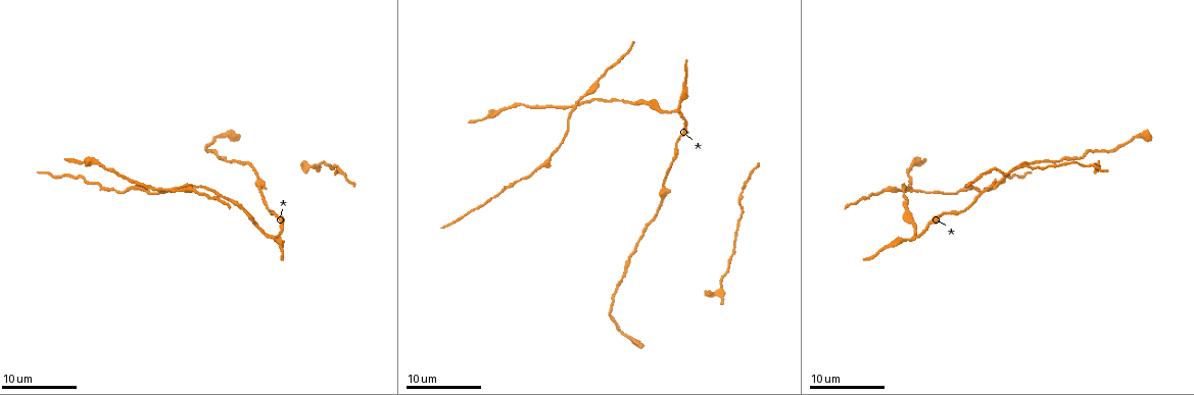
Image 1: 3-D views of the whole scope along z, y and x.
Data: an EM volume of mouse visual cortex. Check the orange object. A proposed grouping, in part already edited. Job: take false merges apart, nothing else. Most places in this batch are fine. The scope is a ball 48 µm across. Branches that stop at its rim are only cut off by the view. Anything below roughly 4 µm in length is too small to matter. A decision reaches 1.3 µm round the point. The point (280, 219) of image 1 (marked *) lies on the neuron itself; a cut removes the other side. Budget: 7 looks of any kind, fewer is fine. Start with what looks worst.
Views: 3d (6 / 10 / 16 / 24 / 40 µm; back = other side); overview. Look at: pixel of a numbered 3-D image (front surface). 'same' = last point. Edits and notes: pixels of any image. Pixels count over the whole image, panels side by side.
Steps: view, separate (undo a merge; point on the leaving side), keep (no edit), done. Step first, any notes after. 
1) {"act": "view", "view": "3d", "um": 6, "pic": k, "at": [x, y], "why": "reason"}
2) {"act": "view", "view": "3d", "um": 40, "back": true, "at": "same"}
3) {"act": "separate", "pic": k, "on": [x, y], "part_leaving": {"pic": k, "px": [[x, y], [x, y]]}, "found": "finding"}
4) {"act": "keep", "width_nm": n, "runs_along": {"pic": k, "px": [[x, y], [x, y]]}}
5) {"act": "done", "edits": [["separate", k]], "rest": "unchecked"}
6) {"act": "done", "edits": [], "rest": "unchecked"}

{"act": "view", "view": "3d", "um": 10, "pic": 1, "at": [174, 190], "why": "branch point"}

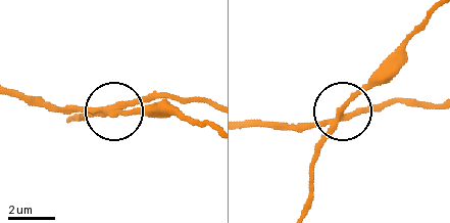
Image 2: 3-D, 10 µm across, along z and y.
{"act": "separate", "pic": 2, "on": [318, 149], "arms": 3, "part_leaving": {"pic": 2, "px": [[338, 123], [321, 144], [310, 204]]}, "found": "a second neuron is stuck on"}

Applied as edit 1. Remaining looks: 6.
{"act": "view", "view": "3d", "um": 6, "pic": 1, "at": [915, 239], "why": "branch point"}

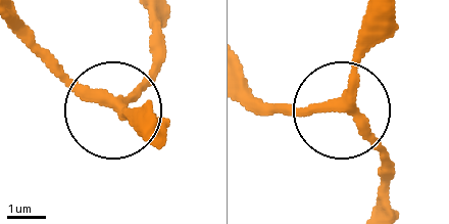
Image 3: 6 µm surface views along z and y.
{"act": "keep", "arms": 3, "runs_along": {"pic": 3, "px": [[147, 12], [153, 68], [111, 103], [144, 107]]}, "found": "continuous, no second neuron"}

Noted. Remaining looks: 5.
{"act": "view", "view": "3d", "um": 10, "pic": 1, "at": [660, 198], "why": "calibre changes"}

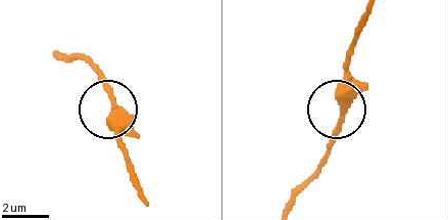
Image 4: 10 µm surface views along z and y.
{"act": "keep", "width_nm": 240, "runs_along": {"pic": 4, "px": [[144, 196], [116, 138], [111, 93], [101, 72]]}, "found": "one neuron here"}

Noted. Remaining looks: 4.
{"act": "view", "view": "3d", "um": 10, "pic": 1, "at": [1081, 158], "why": "a narrow waist"}

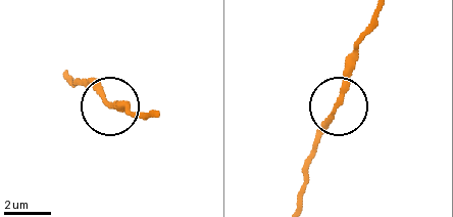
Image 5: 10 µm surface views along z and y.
{"act": "keep", "width_nm": 210, "runs_along": {"pic": 5, "px": [[382, 11], [358, 46], [346, 93], [311, 150]]}, "found": "one neuron here"}

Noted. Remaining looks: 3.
{"act": "done", "edits": [["separate", 2]], "rest": "unchecked"}

